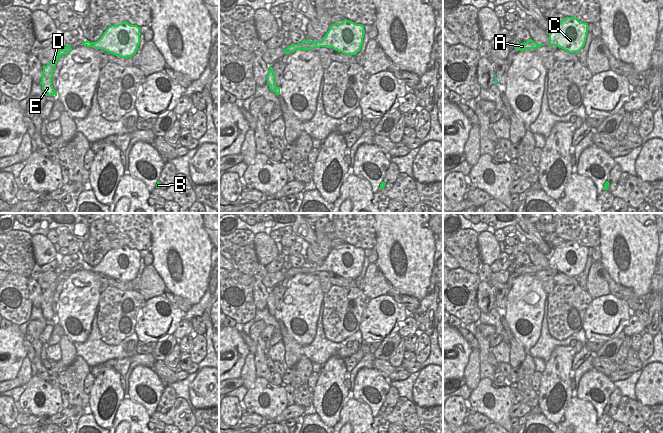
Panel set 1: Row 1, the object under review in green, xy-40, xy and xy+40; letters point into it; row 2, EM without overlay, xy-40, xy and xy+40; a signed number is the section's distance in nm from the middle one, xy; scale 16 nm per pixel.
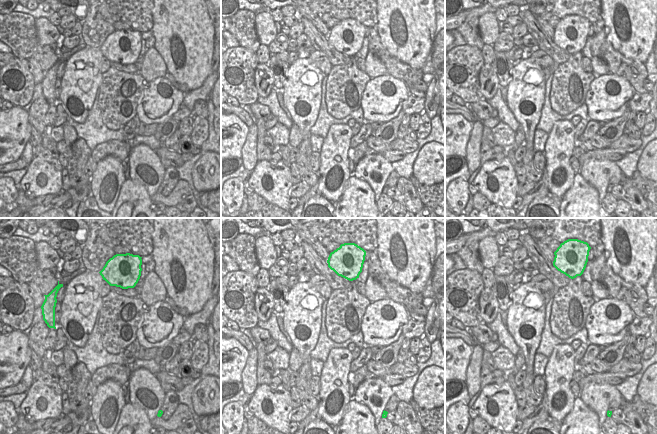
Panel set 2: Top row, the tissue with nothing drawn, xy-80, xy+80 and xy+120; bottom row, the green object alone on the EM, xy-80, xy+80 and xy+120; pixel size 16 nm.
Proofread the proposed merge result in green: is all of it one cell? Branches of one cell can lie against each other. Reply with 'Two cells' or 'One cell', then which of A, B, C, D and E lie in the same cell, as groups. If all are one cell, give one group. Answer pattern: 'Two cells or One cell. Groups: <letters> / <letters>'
One cell. Groups: A B C D E

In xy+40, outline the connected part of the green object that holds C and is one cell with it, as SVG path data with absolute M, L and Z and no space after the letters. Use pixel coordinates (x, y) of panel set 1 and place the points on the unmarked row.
M566 241L547 254L549 269L557 270L569 277L579 277L585 269L588 247L575 241Z

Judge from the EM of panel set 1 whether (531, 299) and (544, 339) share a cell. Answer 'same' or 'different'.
different

